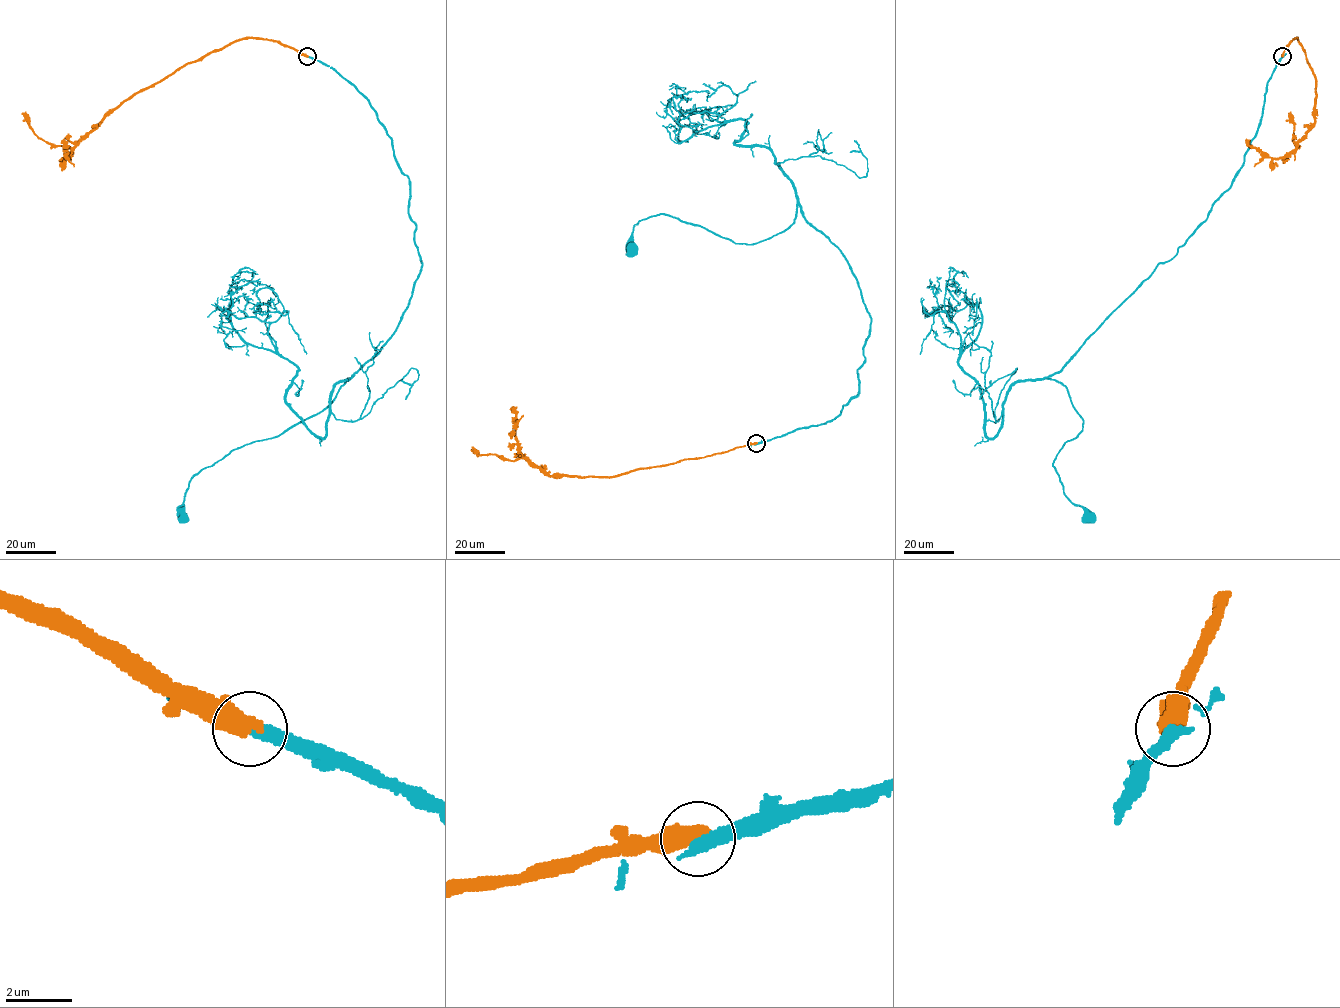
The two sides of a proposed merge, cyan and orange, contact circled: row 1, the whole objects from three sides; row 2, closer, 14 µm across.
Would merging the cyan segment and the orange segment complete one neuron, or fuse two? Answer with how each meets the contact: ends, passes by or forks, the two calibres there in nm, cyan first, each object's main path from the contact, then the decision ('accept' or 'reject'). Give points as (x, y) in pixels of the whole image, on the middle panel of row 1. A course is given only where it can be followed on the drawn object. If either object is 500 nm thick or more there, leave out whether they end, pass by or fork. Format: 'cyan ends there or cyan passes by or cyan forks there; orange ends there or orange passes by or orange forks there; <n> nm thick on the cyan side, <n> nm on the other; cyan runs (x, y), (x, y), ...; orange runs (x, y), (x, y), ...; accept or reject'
420 nm thick on the cyan side, 600 nm on the other; cyan runs (756, 443), (830, 422), (858, 394), (871, 318), (841, 251), (798, 205), (753, 244), (650, 216), (633, 250); orange runs (756, 443), (614, 476), (547, 475), (526, 459), (503, 460), (495, 454), (476, 454), (471, 449); reject

